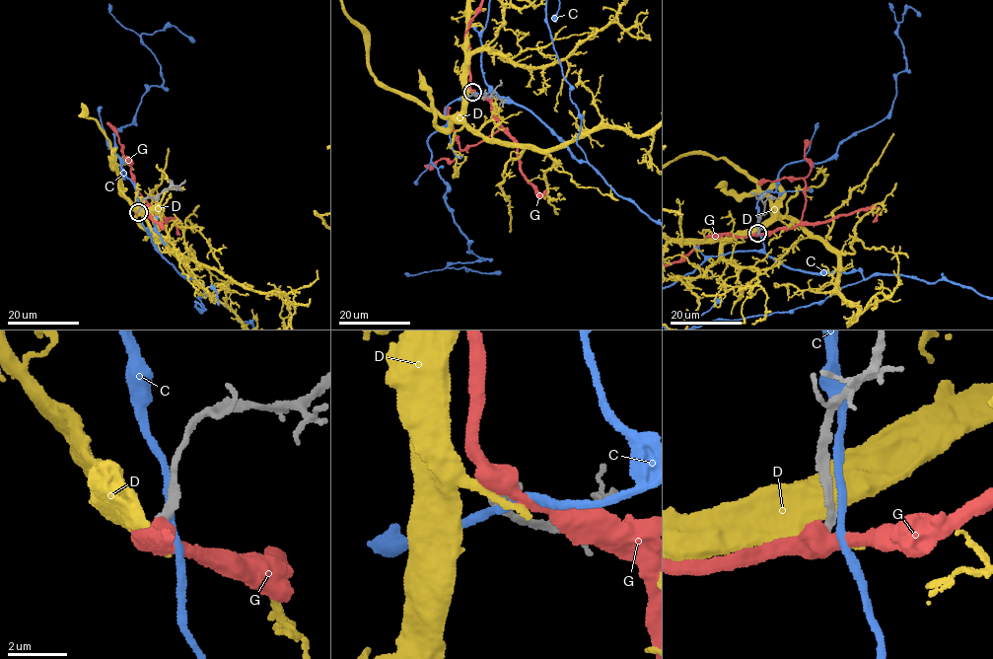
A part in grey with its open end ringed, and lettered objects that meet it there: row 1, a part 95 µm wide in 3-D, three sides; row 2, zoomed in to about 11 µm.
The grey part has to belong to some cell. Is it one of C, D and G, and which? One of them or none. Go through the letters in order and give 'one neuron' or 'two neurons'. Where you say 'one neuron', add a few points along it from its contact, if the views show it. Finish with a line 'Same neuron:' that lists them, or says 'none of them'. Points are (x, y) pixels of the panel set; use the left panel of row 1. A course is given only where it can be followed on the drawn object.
C: two neurons
D: one neuron
G: two neurons
Same neuron: D

